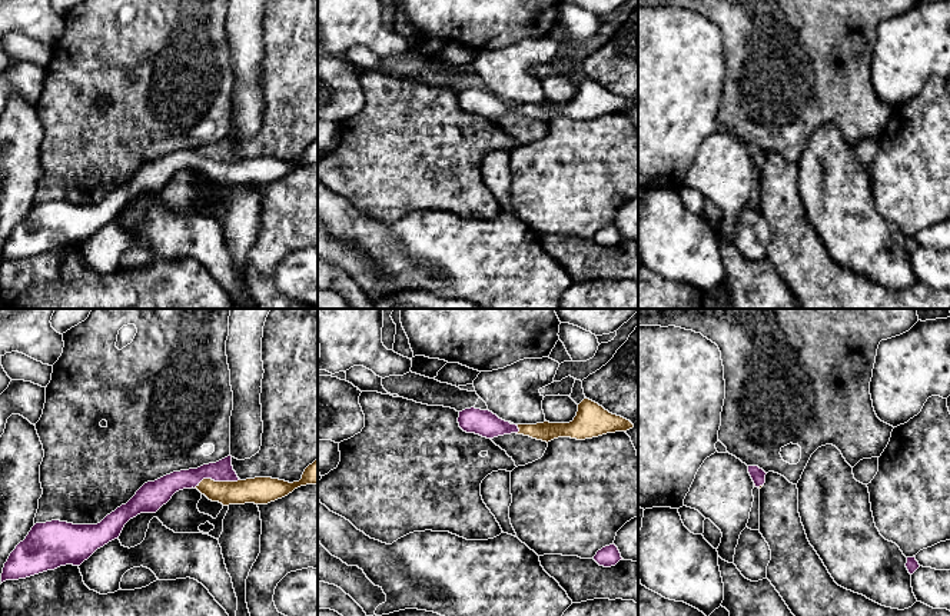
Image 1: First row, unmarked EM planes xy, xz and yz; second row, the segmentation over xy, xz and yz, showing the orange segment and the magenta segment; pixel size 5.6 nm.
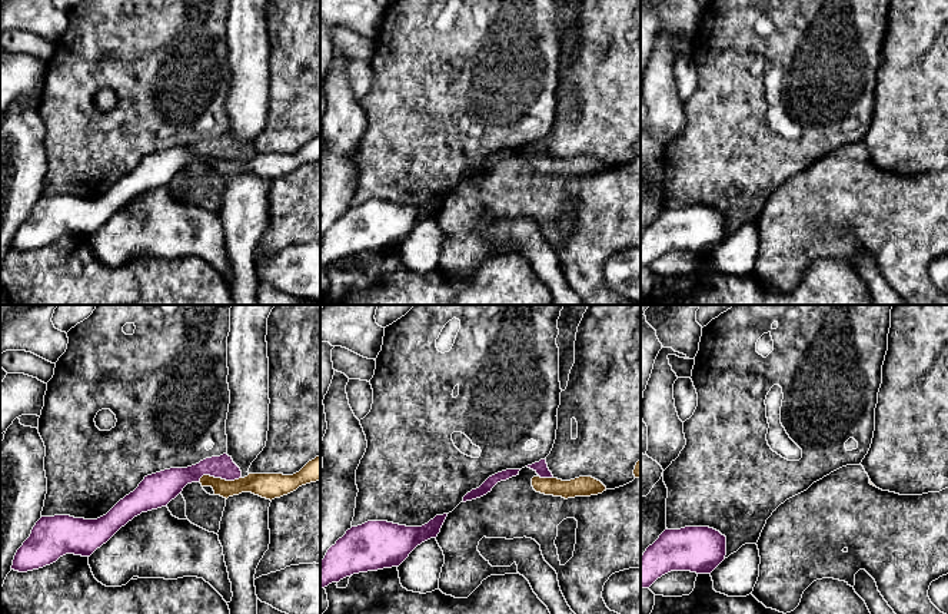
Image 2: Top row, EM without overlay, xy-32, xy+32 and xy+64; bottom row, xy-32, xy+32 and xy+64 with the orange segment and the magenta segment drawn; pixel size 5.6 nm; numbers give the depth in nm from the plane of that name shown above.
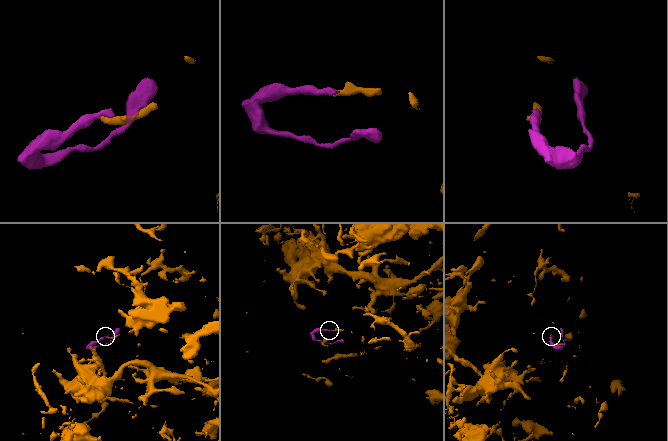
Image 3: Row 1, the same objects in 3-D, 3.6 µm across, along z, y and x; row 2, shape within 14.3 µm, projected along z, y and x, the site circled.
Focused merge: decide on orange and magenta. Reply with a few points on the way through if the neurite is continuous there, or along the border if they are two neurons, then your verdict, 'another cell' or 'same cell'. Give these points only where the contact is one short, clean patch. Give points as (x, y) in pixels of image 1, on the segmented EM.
way xy (259, 490), (231, 490), (216, 482), (222, 470); same cell

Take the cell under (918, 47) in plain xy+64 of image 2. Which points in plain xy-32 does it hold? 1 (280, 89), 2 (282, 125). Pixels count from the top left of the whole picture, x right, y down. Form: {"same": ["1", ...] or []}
{"same": ["1", "2"]}

